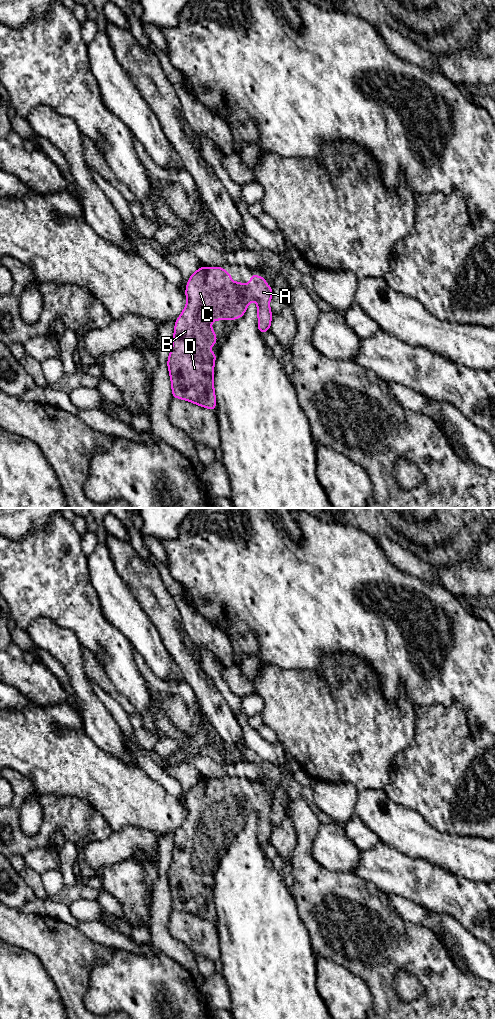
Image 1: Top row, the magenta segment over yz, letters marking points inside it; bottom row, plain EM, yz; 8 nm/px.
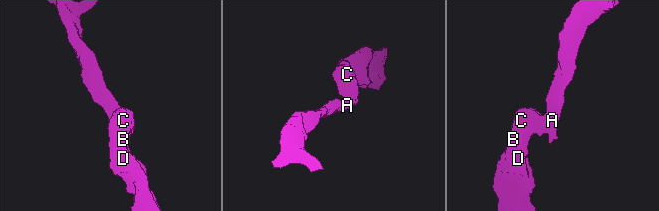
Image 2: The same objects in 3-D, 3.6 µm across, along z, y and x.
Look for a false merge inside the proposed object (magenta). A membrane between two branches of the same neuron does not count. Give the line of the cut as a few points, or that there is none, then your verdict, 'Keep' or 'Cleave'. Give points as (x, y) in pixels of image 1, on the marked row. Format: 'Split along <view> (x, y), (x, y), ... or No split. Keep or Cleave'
No split. Keep

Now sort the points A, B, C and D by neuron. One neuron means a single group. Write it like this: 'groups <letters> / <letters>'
groups A B C D

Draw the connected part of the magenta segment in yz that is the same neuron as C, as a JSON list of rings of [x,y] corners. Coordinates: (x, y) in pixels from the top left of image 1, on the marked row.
[[[201,266],[188,279],[185,291],[187,304],[176,319],[172,349],[167,365],[172,386],[172,398],[192,402],[216,412],[216,397],[213,384],[216,352],[202,352],[202,348],[212,348],[217,335],[211,328],[213,320],[236,320],[244,316],[250,301],[257,301],[258,331],[260,334],[270,330],[272,312],[269,302],[273,289],[267,285],[264,276],[251,273],[249,285],[232,282],[231,273],[223,267]]]

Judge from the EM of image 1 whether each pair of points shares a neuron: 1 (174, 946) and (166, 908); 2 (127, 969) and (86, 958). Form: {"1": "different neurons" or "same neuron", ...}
{"1": "same neuron", "2": "different neurons"}

